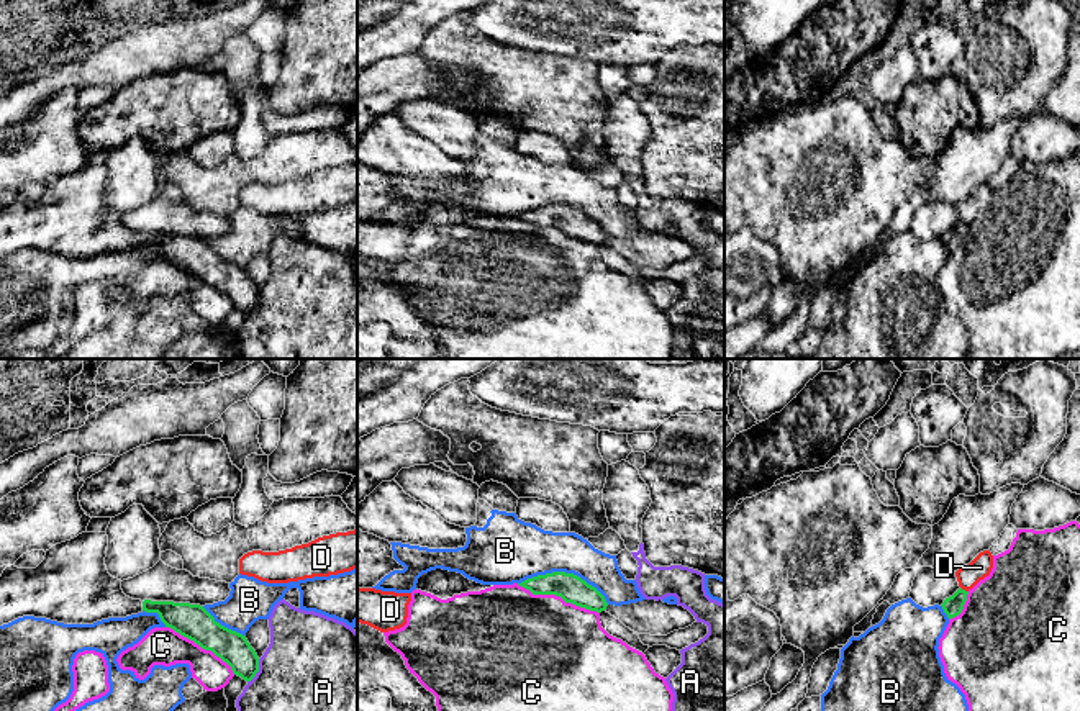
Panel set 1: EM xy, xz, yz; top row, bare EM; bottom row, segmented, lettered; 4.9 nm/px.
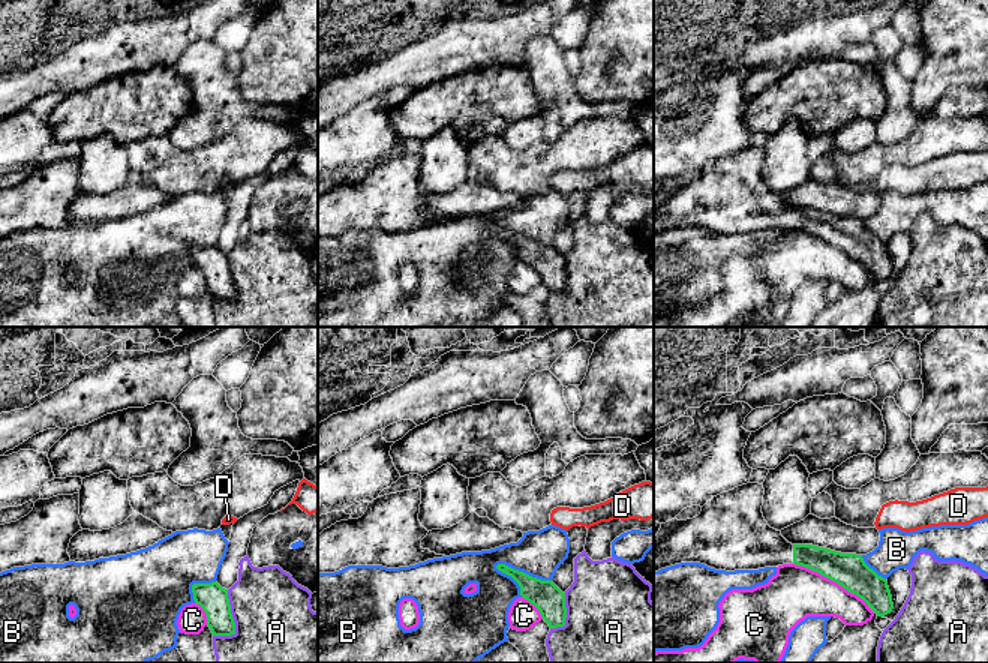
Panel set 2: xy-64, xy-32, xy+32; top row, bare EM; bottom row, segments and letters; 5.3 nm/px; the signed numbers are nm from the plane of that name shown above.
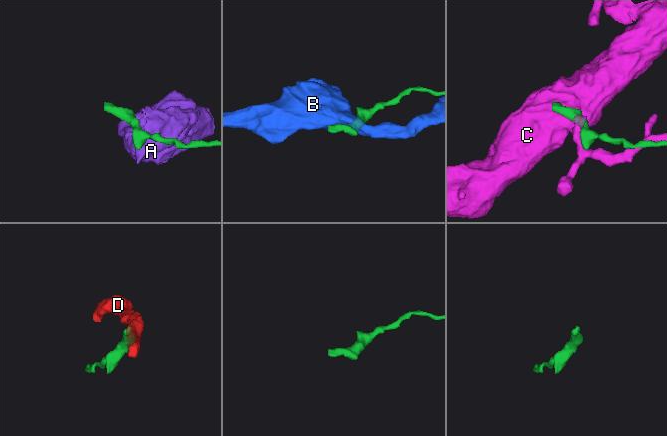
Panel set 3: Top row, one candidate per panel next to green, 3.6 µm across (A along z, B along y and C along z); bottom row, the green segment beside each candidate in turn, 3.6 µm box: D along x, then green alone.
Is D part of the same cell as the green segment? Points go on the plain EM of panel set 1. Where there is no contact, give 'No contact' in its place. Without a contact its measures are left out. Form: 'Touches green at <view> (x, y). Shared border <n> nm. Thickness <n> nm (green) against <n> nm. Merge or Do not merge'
Touches green at yz (964, 223). Shared border 50 nm. Thickness 100 nm (green) against 110 nm. Do not merge

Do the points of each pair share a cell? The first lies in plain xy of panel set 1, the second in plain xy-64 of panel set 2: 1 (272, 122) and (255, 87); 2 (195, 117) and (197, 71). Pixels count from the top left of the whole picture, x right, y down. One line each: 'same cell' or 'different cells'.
1: different cells
2: different cells

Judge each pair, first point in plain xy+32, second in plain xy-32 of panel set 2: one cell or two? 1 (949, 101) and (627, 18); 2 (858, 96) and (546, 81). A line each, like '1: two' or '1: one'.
1: two
2: two

